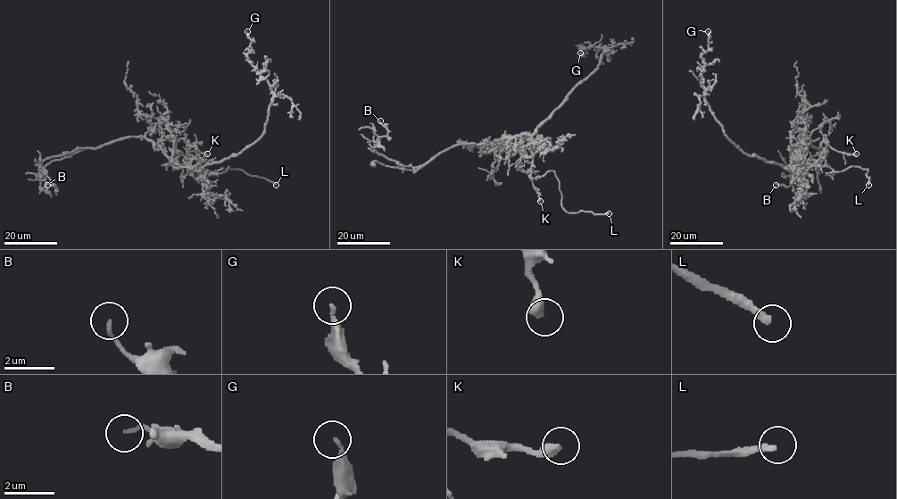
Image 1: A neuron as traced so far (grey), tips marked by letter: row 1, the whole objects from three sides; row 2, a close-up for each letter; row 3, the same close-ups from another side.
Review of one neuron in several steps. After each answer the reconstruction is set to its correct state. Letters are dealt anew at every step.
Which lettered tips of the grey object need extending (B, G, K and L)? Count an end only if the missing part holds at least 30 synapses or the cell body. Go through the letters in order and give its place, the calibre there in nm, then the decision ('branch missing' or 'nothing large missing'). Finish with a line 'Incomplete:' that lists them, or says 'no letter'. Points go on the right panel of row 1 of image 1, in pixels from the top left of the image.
B: at (776, 185); 140 nm thick; nothing large missing
G: at (708, 31); 200 nm thick; nothing large missing
K: at (856, 153); 400 nm thick; nothing large missing
L: at (868, 185); 240 nm thick; branch missing
Incomplete: L

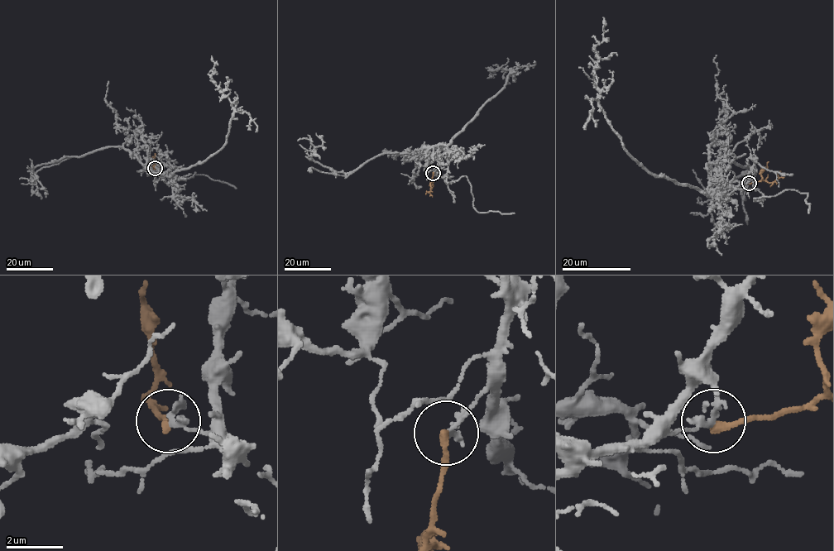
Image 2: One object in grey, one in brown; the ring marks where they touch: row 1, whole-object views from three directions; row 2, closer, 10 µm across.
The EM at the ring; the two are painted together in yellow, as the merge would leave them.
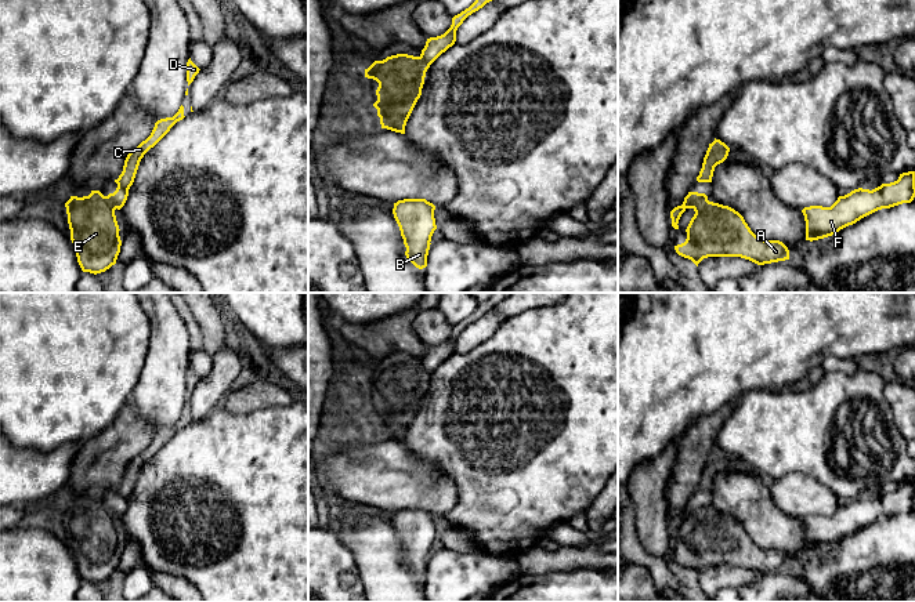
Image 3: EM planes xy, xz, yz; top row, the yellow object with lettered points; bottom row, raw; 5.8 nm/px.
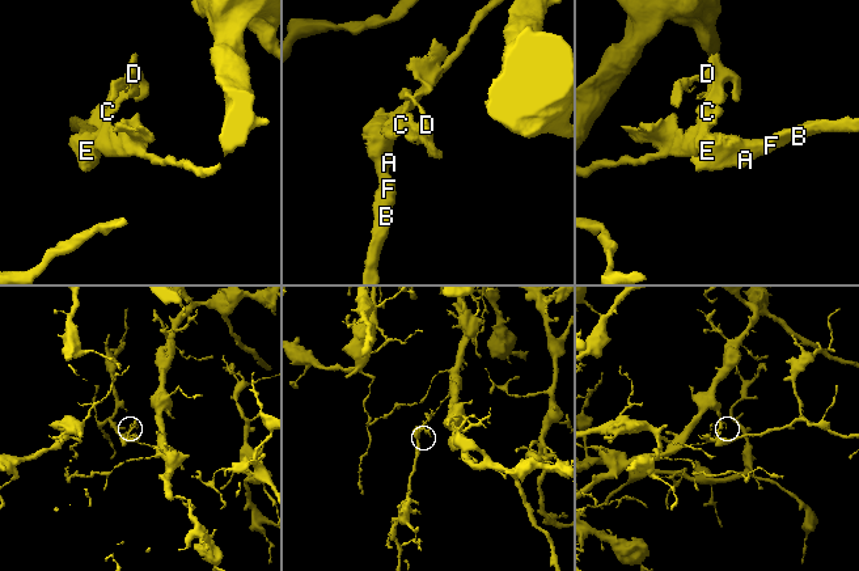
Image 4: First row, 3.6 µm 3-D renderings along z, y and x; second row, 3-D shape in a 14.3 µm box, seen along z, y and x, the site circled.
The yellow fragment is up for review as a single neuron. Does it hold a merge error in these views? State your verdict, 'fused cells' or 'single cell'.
fused cells

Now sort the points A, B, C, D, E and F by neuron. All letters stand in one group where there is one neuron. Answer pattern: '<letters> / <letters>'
A B E F / C D

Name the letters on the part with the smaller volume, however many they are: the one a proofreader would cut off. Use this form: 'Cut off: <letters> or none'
Cut off: A, B, E, F

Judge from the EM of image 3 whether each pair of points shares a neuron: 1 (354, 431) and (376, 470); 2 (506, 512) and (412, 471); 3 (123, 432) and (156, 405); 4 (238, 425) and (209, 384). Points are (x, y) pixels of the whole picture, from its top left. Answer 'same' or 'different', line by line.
1: different
2: different
3: different
4: different

